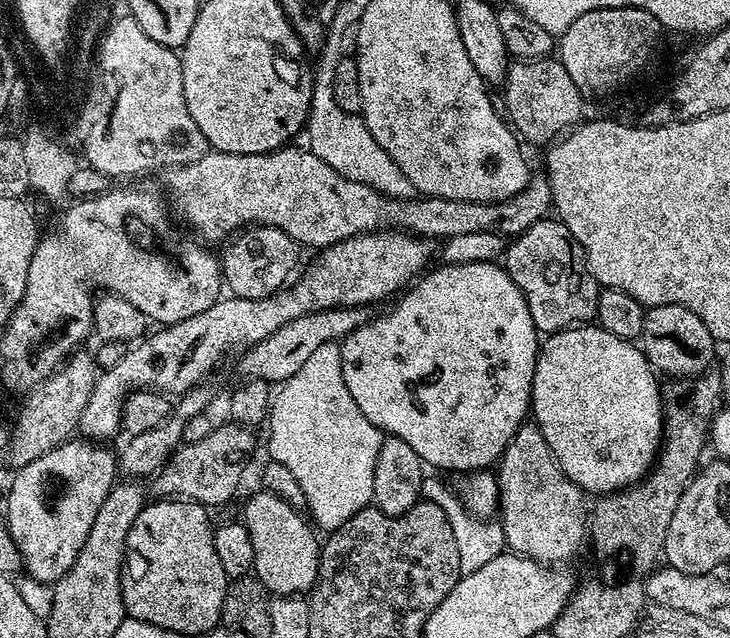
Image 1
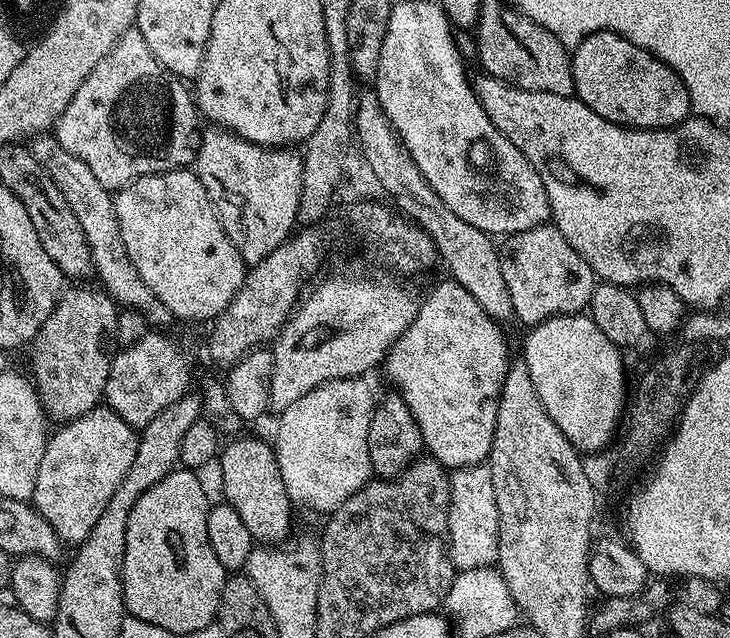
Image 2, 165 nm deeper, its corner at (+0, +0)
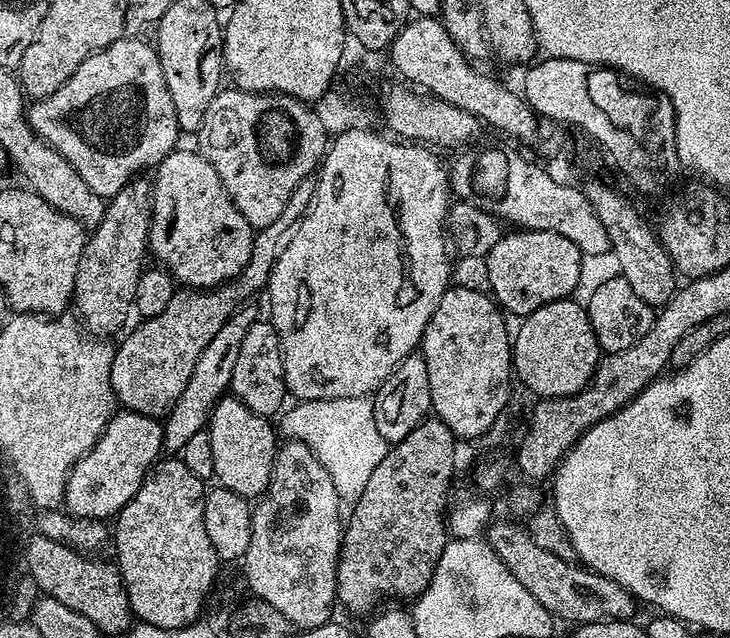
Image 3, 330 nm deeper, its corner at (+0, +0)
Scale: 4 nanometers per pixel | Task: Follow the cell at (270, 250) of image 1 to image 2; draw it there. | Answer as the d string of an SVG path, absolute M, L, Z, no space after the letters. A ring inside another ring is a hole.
M215 126L209 127L201 135L200 149L194 161L194 171L202 182L202 186L206 186L206 194L216 207L216 213L222 222L222 230L226 230L238 254L242 254L245 265L251 266L262 262L262 258L274 254L274 250L278 250L278 246L282 246L285 240L293 235L298 224L296 211L300 205L300 191L304 185L303 169L303 155L291 147L263 148L260 144L243 140L240 136Z

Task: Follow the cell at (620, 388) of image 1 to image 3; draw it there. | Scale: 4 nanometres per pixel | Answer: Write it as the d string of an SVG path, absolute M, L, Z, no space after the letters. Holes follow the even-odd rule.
M572 298L567 300L555 300L538 310L534 310L529 316L519 321L520 329L515 329L512 346L512 366L514 376L533 392L533 397L569 396L588 385L588 380L596 372L596 364L602 355L600 343L592 332L588 309L576 304Z

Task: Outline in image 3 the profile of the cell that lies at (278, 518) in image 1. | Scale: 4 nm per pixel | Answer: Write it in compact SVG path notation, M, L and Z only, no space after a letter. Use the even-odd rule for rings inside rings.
M225 394L214 406L206 429L210 434L210 447L214 453L214 477L219 487L234 490L249 498L259 498L270 483L270 470L278 447L277 429L266 416L254 414L241 400Z

